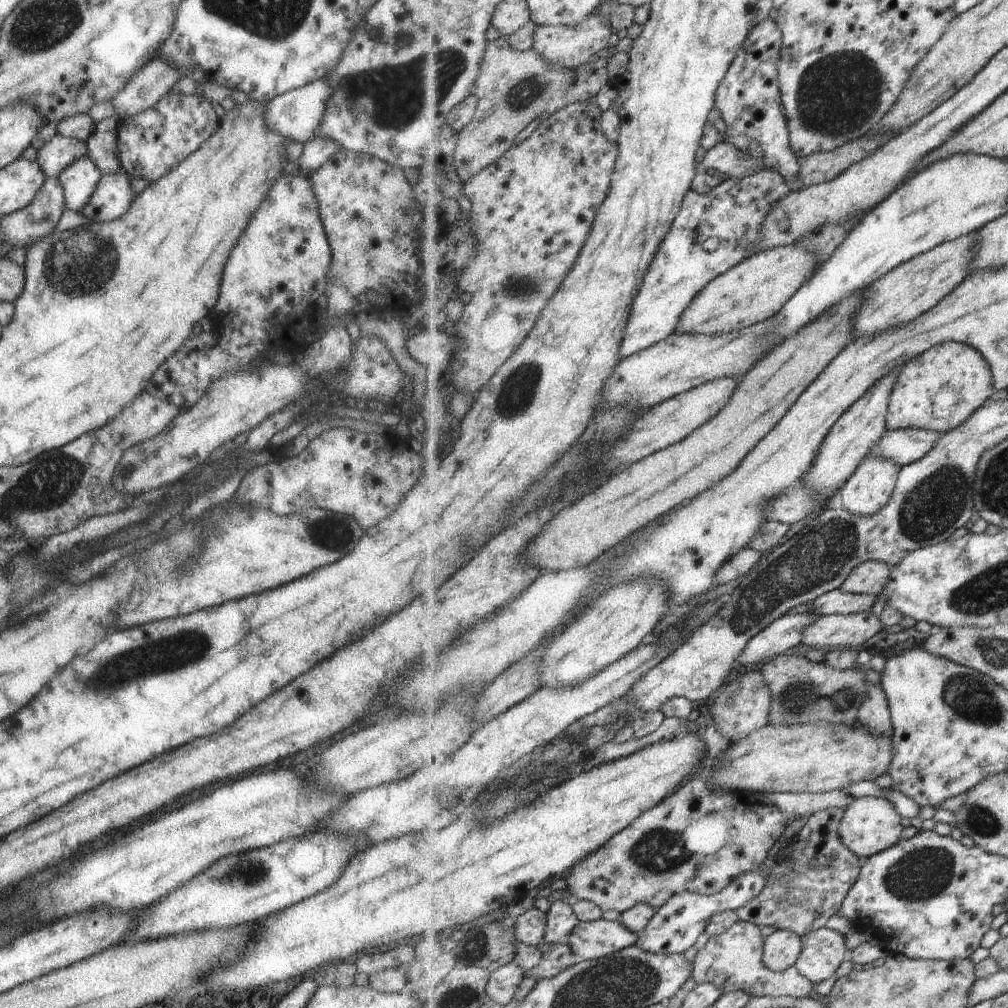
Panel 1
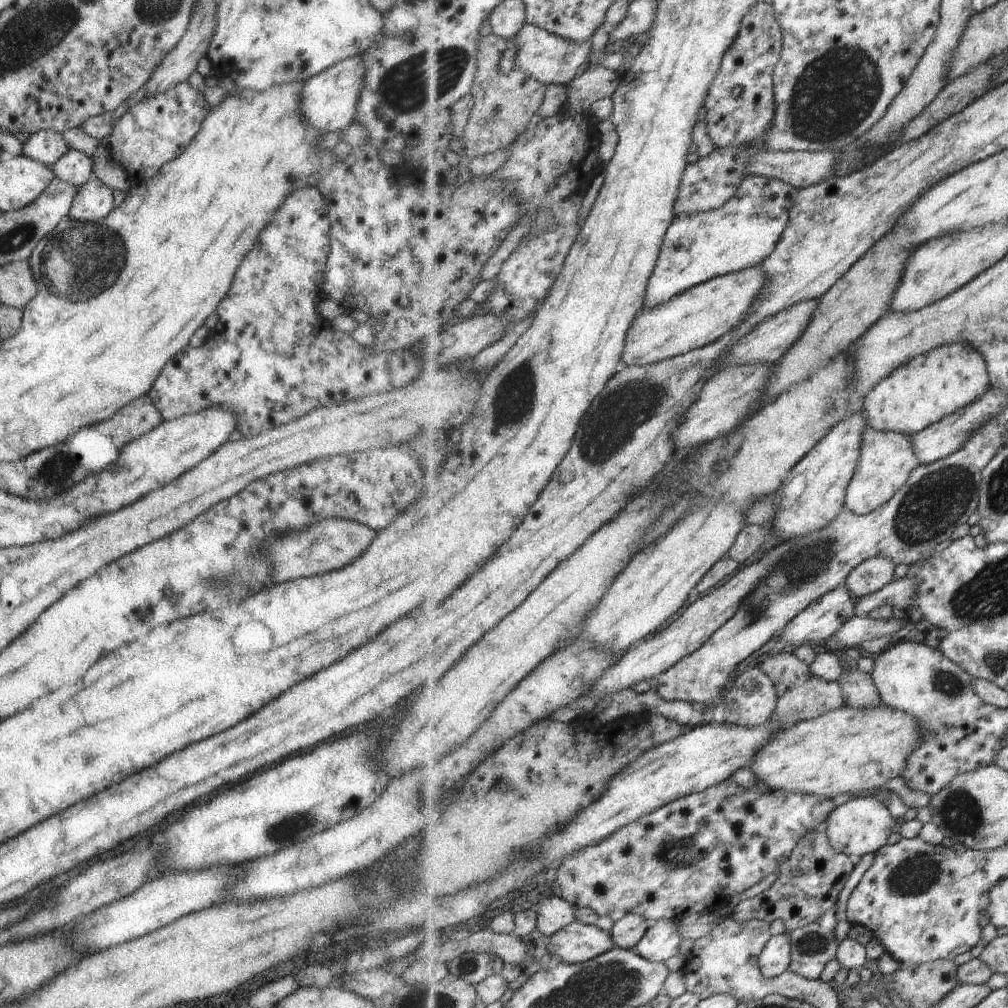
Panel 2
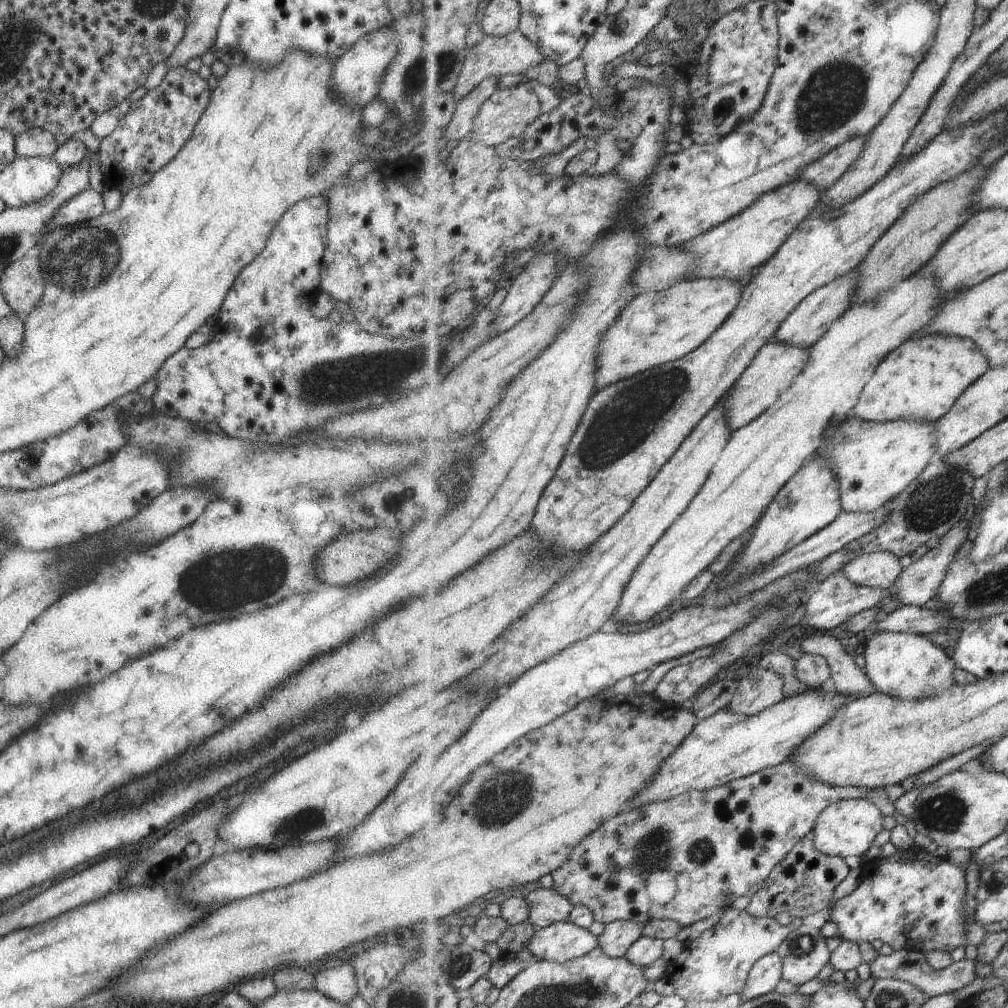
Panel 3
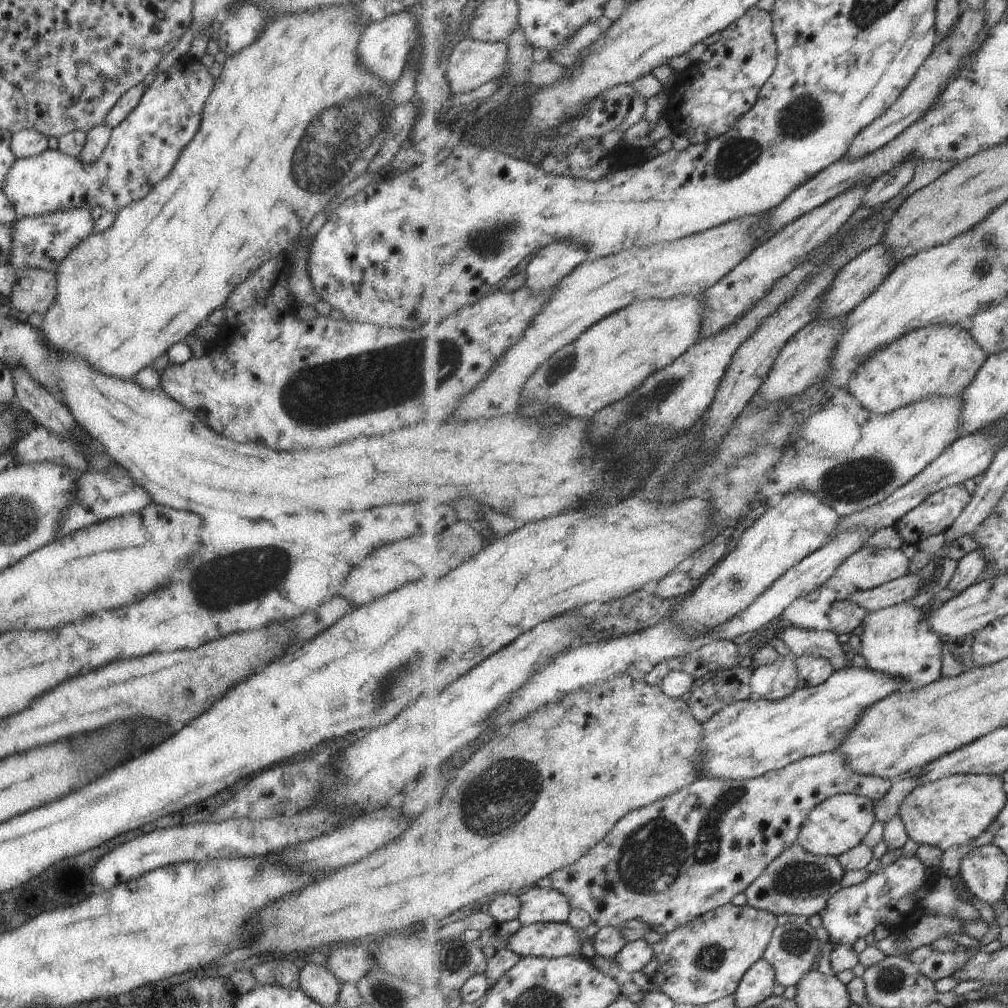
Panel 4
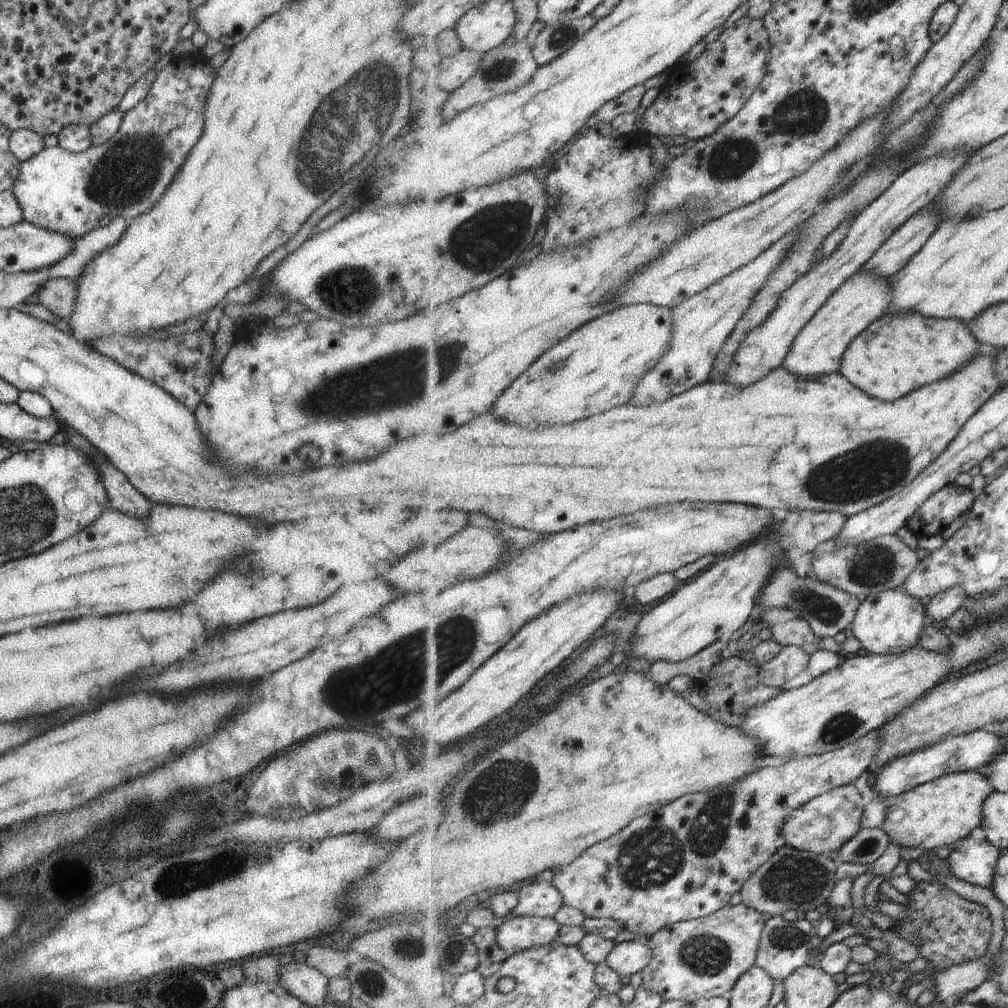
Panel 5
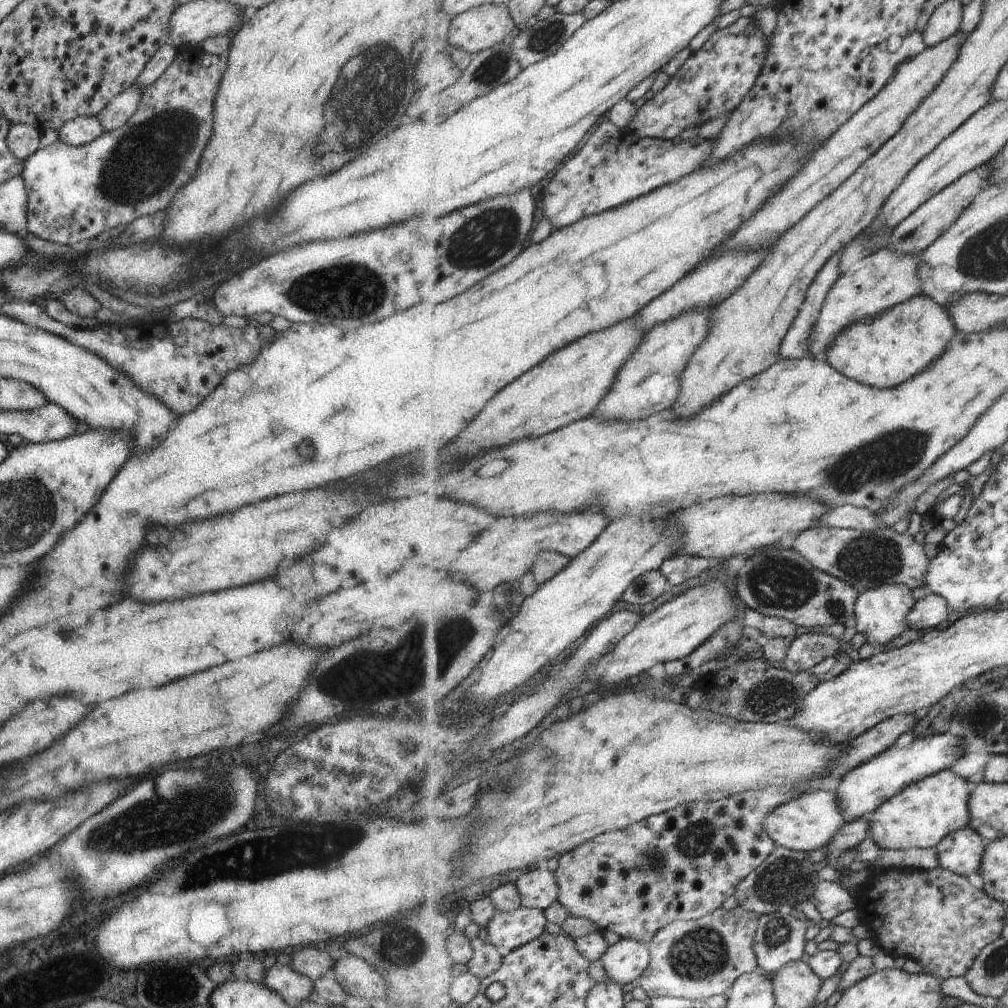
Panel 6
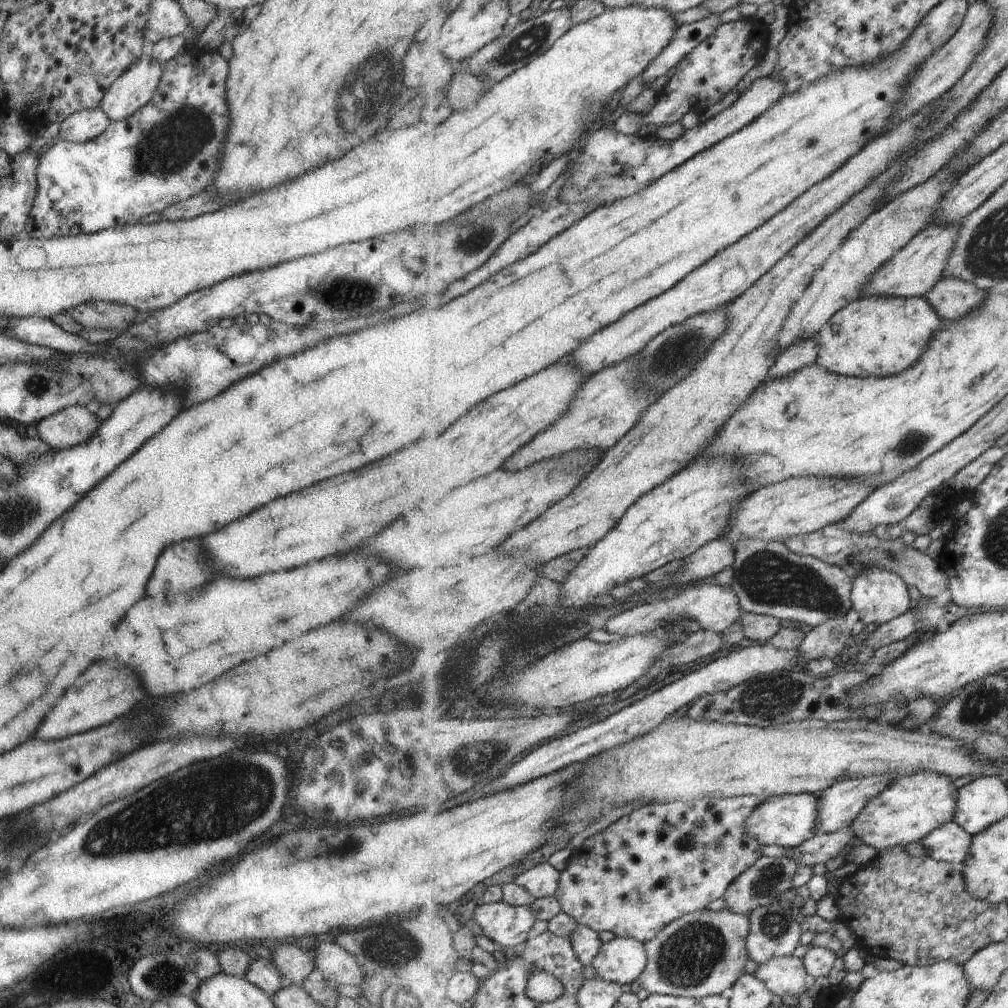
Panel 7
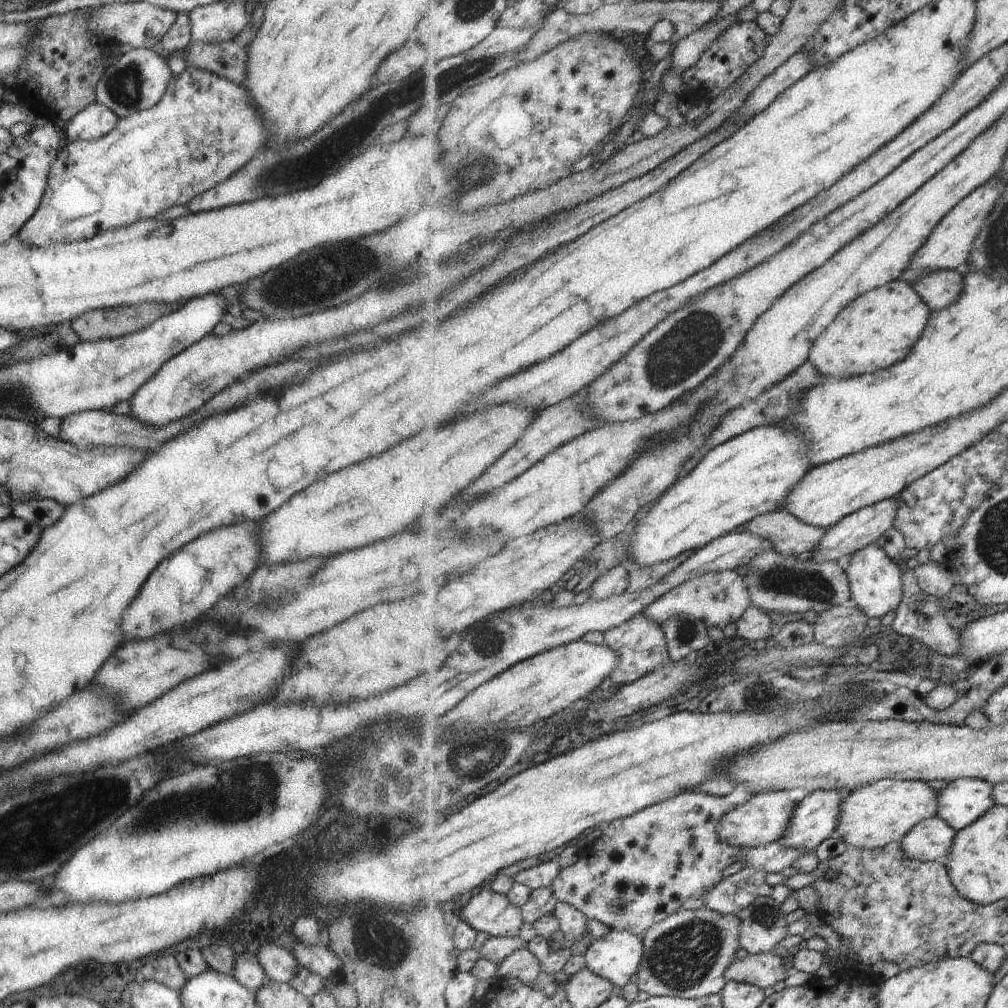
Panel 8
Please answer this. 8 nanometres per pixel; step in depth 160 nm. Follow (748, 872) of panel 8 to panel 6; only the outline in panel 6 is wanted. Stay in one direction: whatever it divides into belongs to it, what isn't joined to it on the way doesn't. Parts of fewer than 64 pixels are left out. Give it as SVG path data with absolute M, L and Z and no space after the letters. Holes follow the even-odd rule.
M777 846L768 860L739 884L736 894L738 905L749 912L765 915L790 910L803 901L812 901L817 884L823 882L819 878L821 869L814 863L817 862L809 860L805 852Z

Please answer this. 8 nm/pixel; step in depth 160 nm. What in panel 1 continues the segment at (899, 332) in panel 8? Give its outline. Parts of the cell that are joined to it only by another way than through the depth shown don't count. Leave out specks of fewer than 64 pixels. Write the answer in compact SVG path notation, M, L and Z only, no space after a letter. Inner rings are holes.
M941 343L905 363L890 392L889 431L922 428L948 433L989 402L996 391L992 369L982 353L963 343Z

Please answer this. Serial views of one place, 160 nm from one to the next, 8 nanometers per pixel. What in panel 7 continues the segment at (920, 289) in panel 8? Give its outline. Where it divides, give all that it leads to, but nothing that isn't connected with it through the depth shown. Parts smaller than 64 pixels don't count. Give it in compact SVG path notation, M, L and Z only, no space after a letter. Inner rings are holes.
M944 277L925 298L941 319L956 320L981 307L988 294L959 277Z

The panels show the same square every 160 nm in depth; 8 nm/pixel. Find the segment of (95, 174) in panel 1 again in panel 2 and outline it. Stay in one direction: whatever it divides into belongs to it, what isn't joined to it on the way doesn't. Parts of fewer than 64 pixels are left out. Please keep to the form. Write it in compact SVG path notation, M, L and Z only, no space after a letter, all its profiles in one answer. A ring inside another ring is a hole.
M67 149L50 167L59 180L79 188L92 175L91 159L76 149Z

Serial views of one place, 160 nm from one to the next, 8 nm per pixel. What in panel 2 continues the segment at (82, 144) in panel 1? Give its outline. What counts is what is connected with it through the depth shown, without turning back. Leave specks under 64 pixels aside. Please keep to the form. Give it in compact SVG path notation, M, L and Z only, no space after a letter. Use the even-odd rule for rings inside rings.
M40 130L30 134L21 143L21 155L51 166L64 152L67 144L61 139L61 133Z

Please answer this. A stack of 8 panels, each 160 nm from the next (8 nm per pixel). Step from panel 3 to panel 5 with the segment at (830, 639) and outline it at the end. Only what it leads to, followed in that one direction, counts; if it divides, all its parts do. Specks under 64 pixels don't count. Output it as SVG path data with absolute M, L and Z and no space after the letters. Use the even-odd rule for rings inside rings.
M797 618L791 622L778 623L771 630L772 638L783 647L801 646L810 655L821 650L821 638L813 632L807 620Z

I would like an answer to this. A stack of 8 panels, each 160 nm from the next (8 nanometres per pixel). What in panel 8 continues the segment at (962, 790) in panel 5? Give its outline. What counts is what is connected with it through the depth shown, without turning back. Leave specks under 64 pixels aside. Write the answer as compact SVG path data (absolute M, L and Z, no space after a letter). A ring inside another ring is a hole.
M882 779L874 784L856 786L855 790L846 793L843 800L843 814L835 836L843 838L848 846L868 850L900 843L913 826L936 816L938 796L938 792L924 781Z

